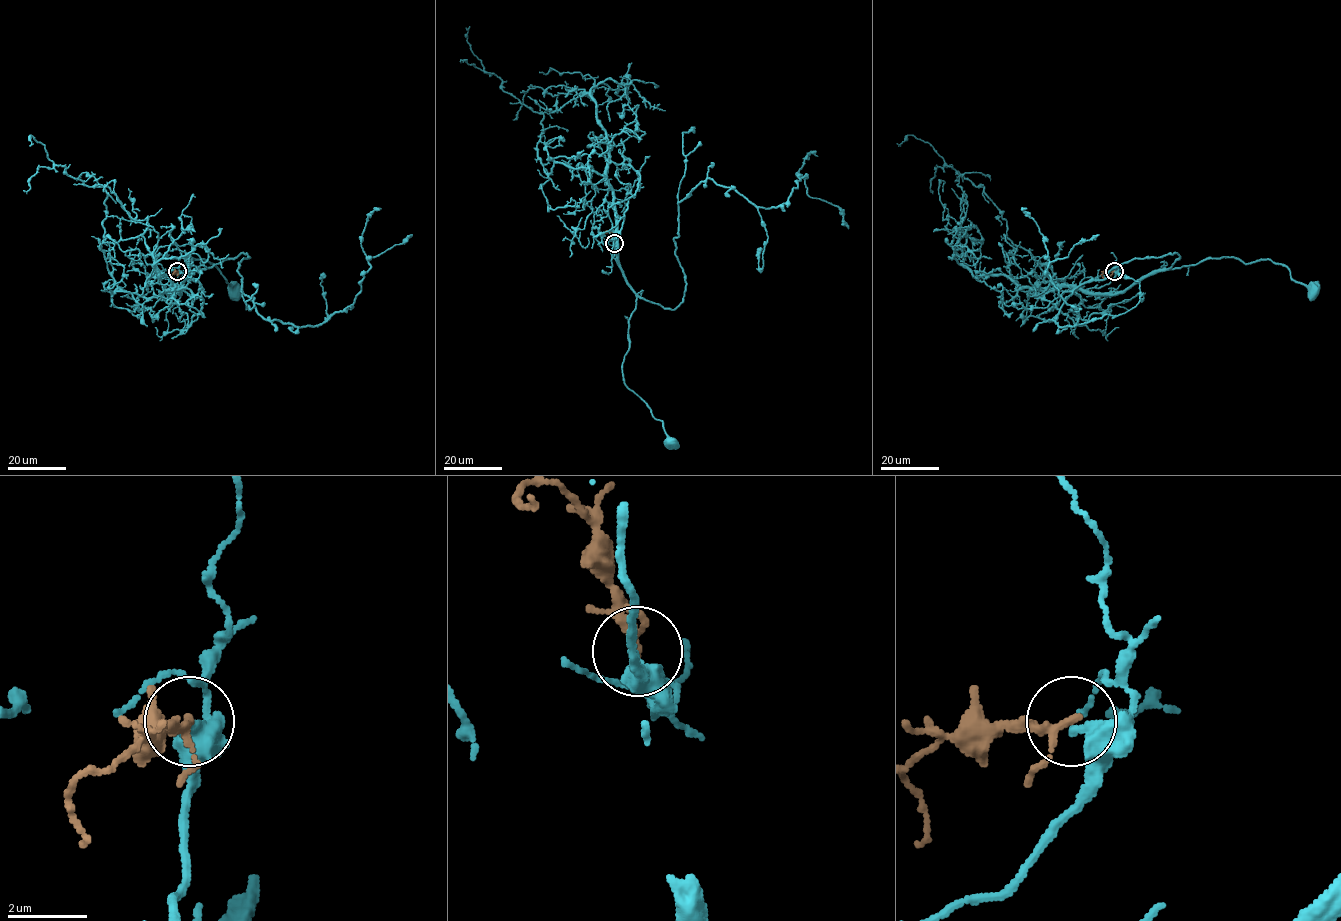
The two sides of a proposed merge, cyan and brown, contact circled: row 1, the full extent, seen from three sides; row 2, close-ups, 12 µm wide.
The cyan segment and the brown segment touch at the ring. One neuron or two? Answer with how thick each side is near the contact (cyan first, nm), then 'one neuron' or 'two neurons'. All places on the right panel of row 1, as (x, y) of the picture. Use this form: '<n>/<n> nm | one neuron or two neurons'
440/190 nm | two neurons

